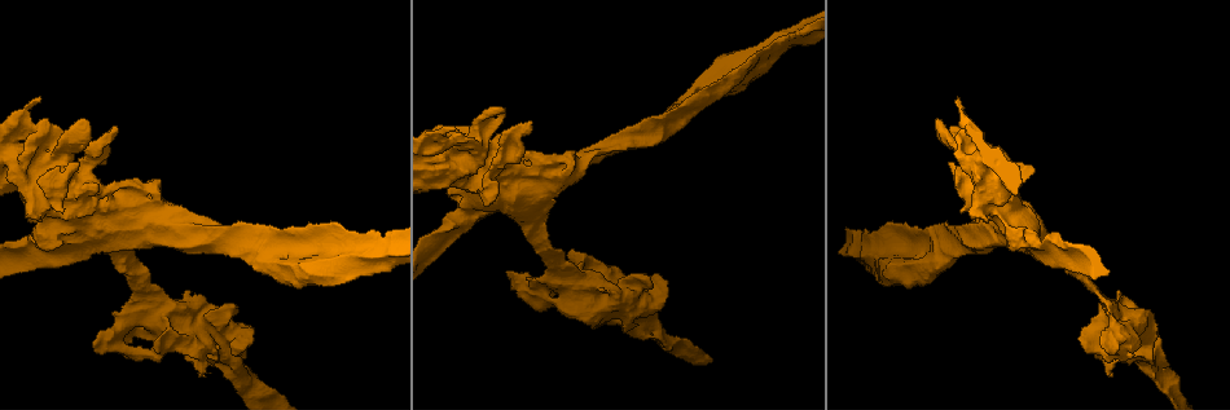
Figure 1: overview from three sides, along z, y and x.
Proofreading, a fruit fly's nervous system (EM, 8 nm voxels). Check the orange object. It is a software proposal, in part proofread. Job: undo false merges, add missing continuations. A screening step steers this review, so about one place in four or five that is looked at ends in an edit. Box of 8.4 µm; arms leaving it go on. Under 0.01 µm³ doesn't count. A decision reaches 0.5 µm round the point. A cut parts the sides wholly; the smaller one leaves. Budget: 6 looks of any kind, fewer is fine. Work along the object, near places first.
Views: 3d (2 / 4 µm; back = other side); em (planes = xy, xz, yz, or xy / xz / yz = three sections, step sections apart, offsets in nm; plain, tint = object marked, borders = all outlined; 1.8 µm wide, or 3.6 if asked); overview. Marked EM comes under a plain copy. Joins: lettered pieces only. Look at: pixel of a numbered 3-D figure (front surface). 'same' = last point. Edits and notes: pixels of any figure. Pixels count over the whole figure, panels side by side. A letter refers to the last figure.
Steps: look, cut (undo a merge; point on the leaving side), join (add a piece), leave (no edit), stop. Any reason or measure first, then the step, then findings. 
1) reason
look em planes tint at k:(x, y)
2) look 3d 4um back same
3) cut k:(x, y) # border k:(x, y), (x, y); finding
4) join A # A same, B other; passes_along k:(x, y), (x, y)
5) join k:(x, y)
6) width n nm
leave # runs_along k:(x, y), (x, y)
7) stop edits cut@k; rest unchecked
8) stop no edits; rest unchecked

look em 3.6um planes borders at 1:(293, 269)

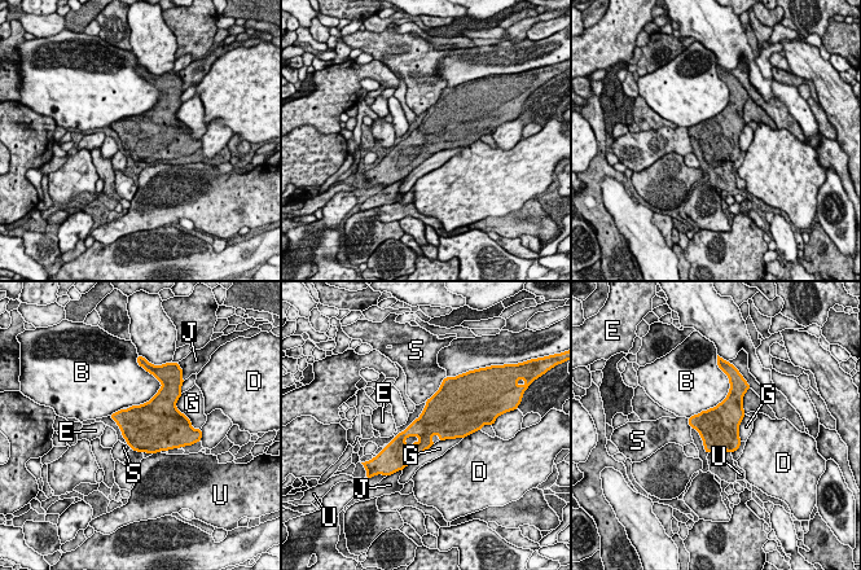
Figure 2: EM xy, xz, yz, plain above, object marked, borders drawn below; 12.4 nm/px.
width 480 nm; longest_contact B 700 nm
leave # B other, D other, E other, G other, J other, S other, U other; one cell here

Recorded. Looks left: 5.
thick end
look em planes tint at 1:(38, 178)

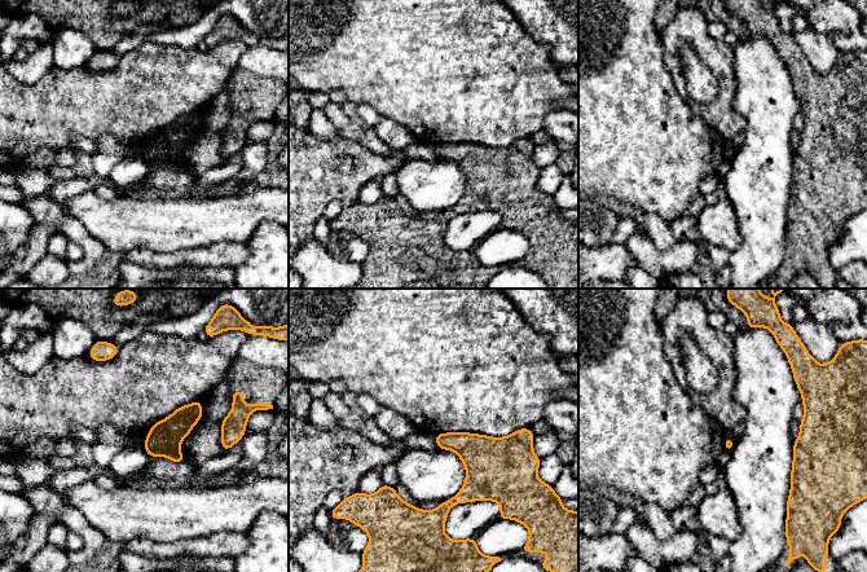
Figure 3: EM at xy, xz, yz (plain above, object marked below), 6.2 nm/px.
what lies round it
look em planes borders same

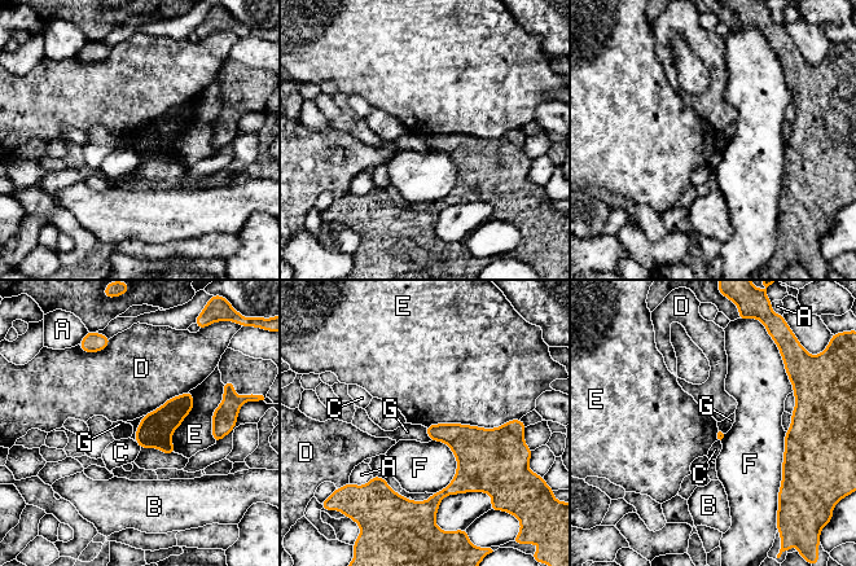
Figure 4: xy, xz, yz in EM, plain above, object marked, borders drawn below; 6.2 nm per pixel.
leave # A other, B other, C other, D other, E other, F other, G other; border 4:(514, 418), (495, 428), (426, 428); none of them fits

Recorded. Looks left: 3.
sharp bend
look 3d 2um at 1:(116, 333)

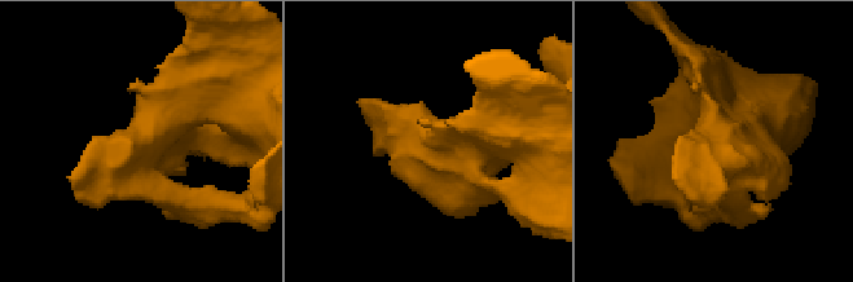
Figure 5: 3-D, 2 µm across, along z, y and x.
look em yz step 4 tint at 5:(728, 147)

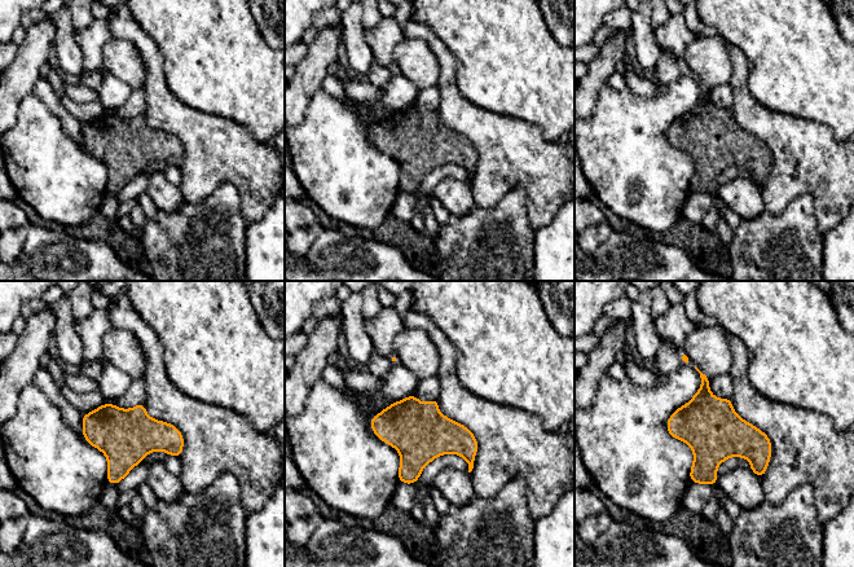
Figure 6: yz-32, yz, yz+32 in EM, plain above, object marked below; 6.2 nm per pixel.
look em yz step 4 borders same

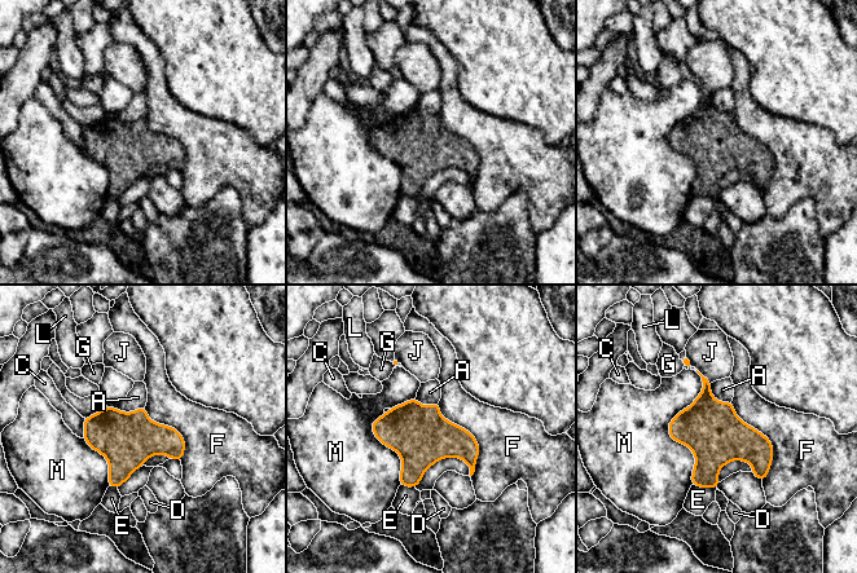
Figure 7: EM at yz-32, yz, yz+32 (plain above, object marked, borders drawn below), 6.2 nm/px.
leave # A other, C other, D other, E other, F other, G other, J other, L other, M other; border 7:(730, 402), (772, 445), (763, 481); continuous, no second cell

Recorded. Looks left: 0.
stop no edits; rest unchecked

